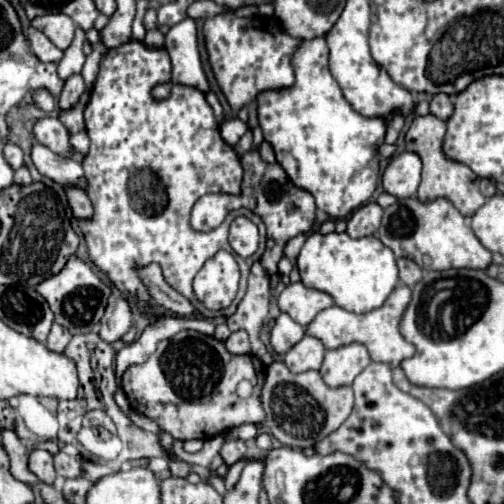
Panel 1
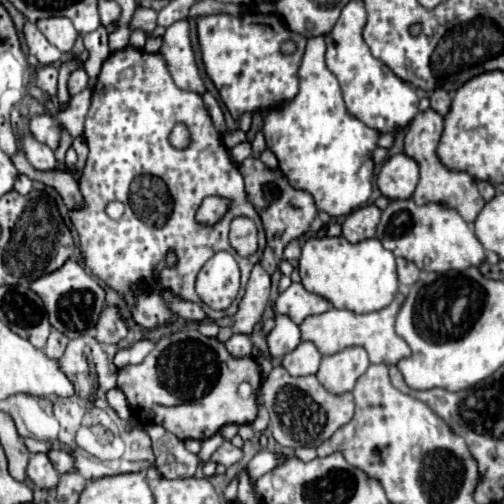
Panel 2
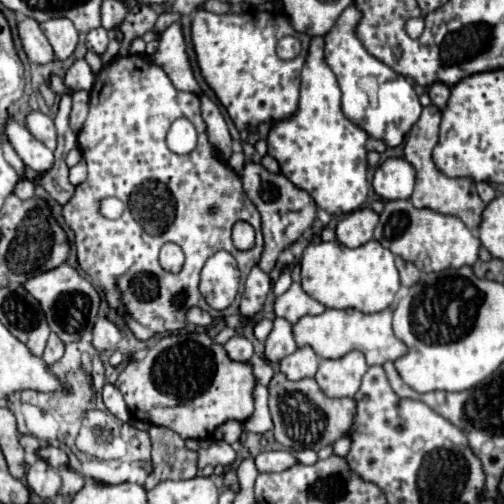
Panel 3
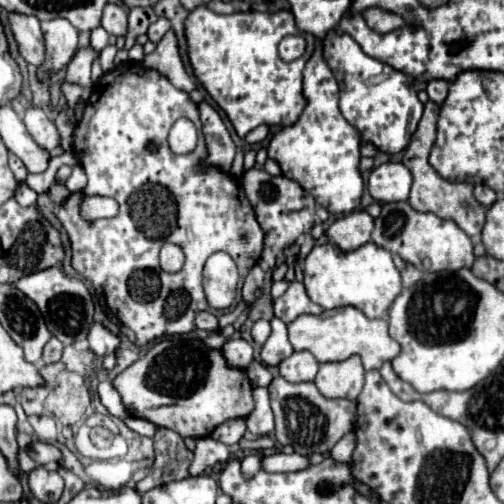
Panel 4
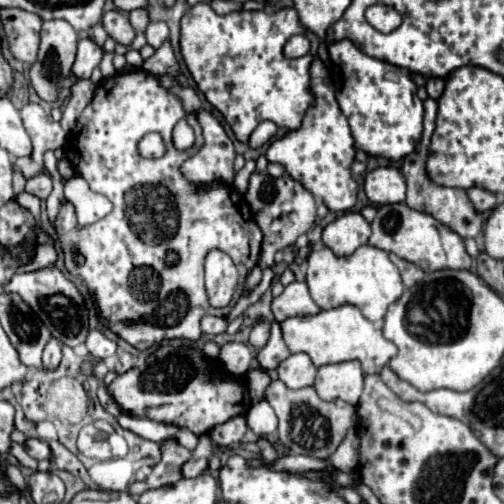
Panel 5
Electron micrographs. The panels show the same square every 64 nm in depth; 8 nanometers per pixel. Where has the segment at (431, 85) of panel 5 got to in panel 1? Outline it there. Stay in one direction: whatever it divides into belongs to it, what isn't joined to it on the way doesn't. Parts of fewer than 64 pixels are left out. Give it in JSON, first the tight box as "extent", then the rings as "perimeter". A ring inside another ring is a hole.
{"extent":[430,94,454,120],"perimeter":[[[436,94],[430,100],[430,114],[434,114],[440,120],[448,120],[454,112],[454,102],[448,94]]]}

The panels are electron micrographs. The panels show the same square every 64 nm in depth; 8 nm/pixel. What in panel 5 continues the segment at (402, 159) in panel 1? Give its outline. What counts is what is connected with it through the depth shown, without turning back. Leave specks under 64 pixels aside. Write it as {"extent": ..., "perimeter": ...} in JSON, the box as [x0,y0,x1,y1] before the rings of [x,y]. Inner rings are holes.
{"extent":[364,166,406,204],"perimeter":[[[380,166],[368,172],[364,180],[364,190],[370,202],[382,204],[396,204],[404,202],[406,196],[406,180],[400,168],[396,166]]]}

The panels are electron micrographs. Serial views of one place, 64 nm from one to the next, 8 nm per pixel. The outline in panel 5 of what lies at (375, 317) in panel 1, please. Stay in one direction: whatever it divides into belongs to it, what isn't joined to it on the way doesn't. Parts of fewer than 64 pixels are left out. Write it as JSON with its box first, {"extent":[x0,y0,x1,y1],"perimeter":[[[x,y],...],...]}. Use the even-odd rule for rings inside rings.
{"extent":[282,306,398,374],"perimeter":[[[338,306],[332,310],[322,310],[316,316],[296,316],[282,322],[282,334],[292,354],[306,352],[316,366],[360,360],[364,374],[380,372],[392,356],[396,356],[398,348],[384,338],[382,328],[362,316],[356,306]]]}

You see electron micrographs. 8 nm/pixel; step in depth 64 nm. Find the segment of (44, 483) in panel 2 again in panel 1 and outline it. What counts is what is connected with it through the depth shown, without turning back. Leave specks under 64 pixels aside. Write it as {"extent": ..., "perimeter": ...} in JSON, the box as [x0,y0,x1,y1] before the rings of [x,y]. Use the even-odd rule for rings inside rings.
{"extent":[30,448,56,484],"perimeter":[[[34,448],[30,452],[30,470],[46,484],[54,484],[56,478],[56,470],[52,464],[52,454],[40,448]]]}

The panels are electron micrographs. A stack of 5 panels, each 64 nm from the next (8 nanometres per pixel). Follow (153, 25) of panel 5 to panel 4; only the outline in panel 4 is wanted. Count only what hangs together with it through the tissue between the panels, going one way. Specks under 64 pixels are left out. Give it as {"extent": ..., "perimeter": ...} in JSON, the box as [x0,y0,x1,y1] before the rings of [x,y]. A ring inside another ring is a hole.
{"extent":[148,18,170,42],"perimeter":[[[158,18],[154,24],[148,28],[148,38],[152,42],[160,42],[160,38],[170,30],[170,20],[168,18]]]}

